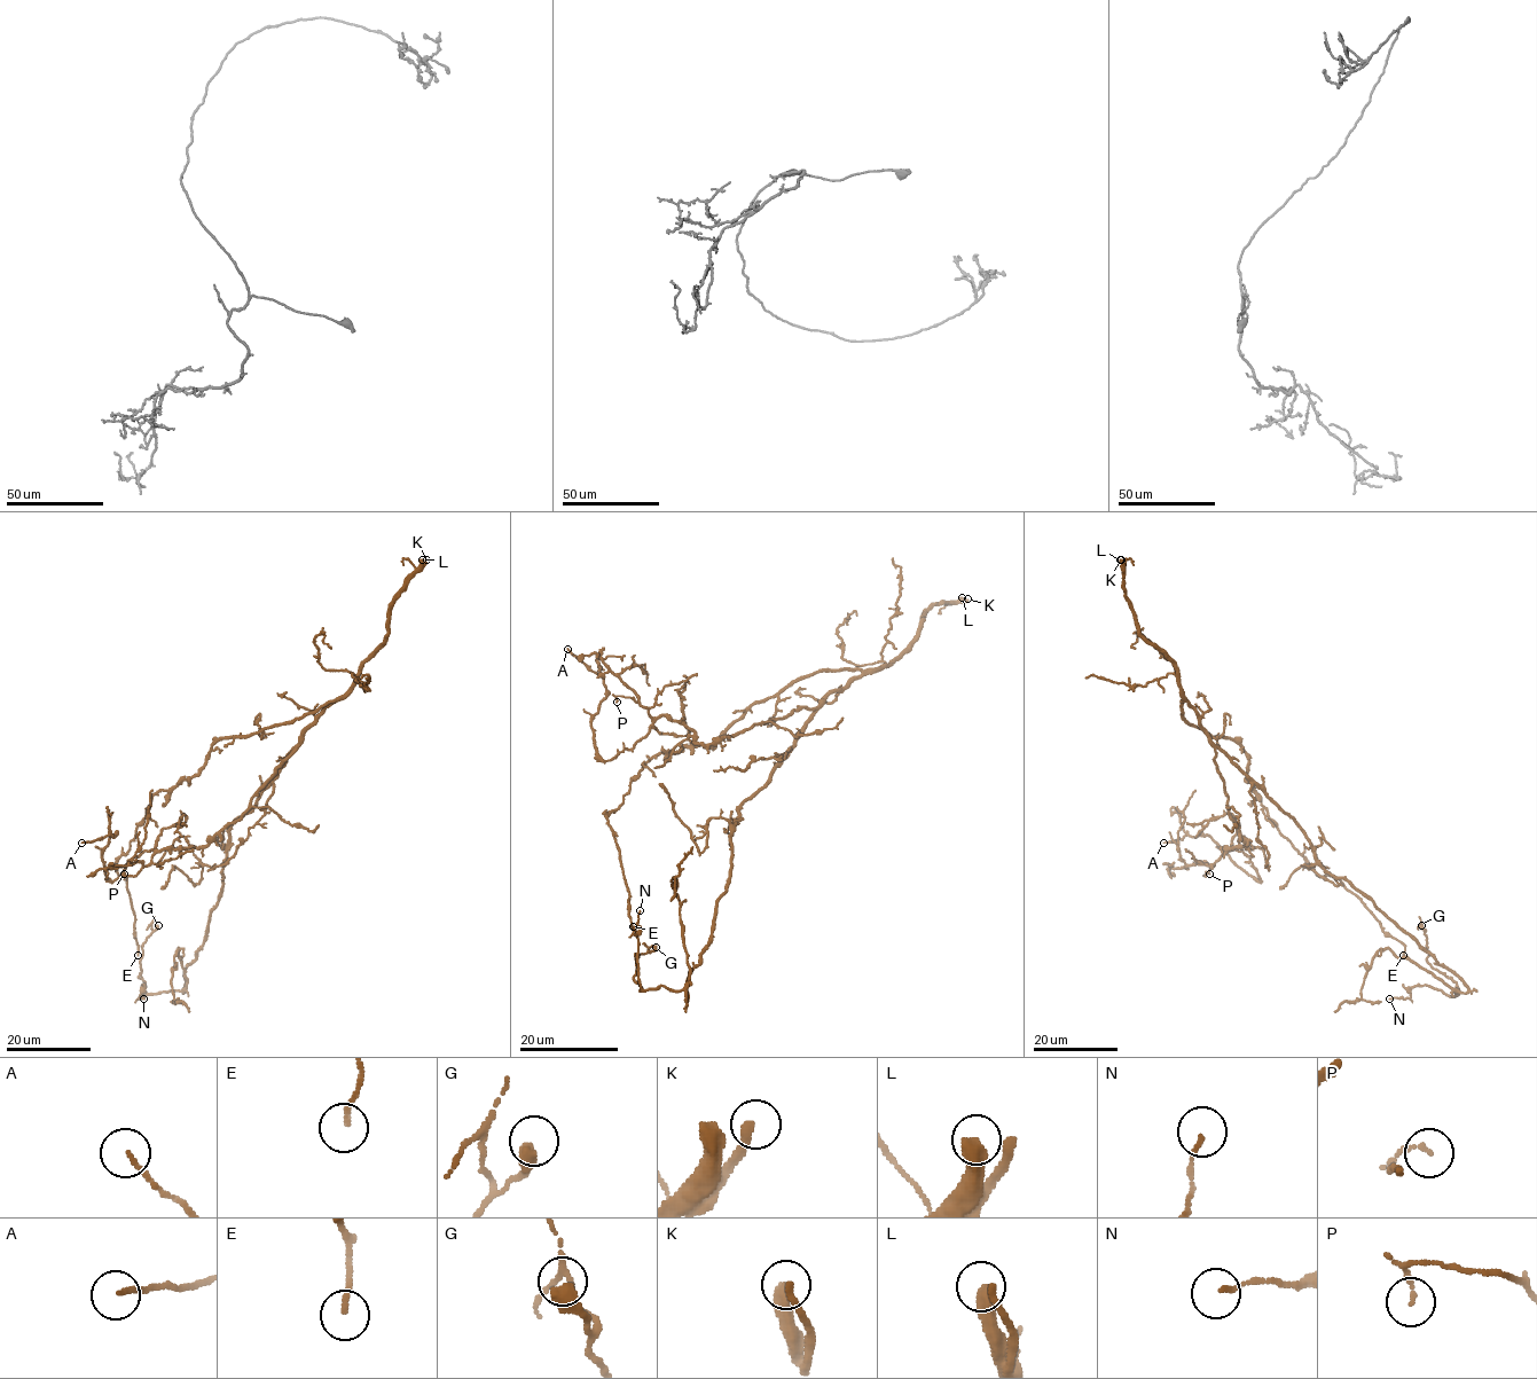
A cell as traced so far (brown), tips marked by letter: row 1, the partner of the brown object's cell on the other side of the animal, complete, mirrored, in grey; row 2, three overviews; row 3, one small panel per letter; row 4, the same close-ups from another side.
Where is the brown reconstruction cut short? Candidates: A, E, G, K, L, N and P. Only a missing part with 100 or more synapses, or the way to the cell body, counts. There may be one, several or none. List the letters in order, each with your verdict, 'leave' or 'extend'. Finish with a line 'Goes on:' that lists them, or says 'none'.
A: leave
E: leave
G: leave
K: extend
L: extend
N: leave
P: leave
Goes on: K, L

